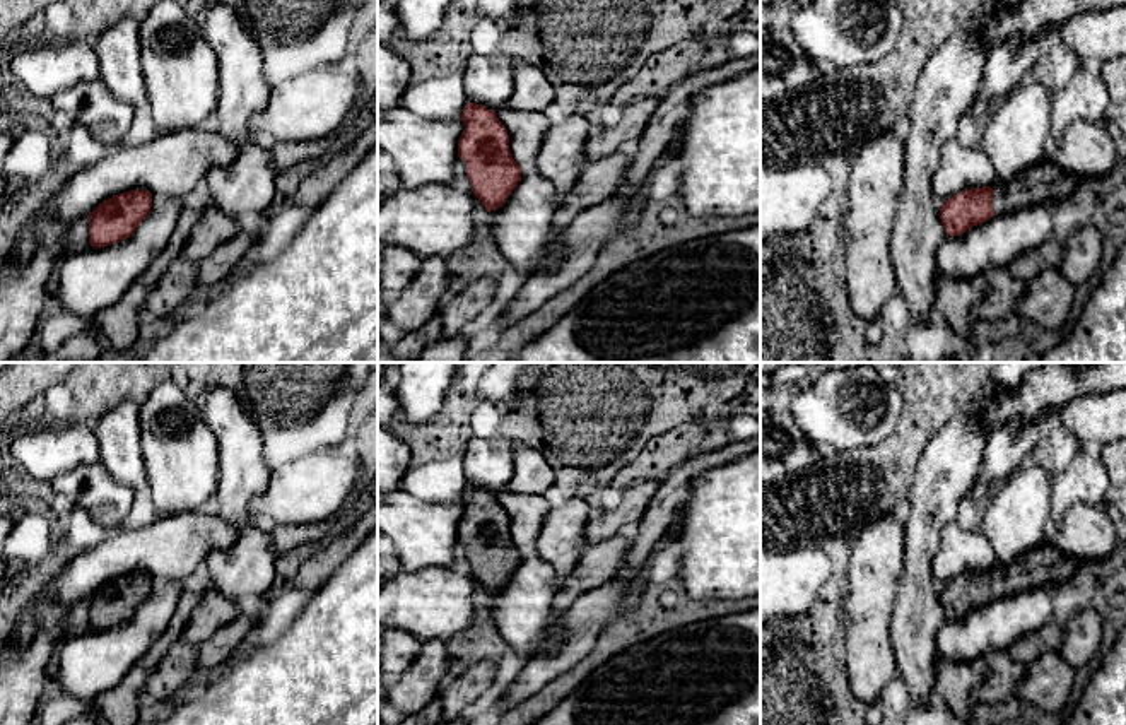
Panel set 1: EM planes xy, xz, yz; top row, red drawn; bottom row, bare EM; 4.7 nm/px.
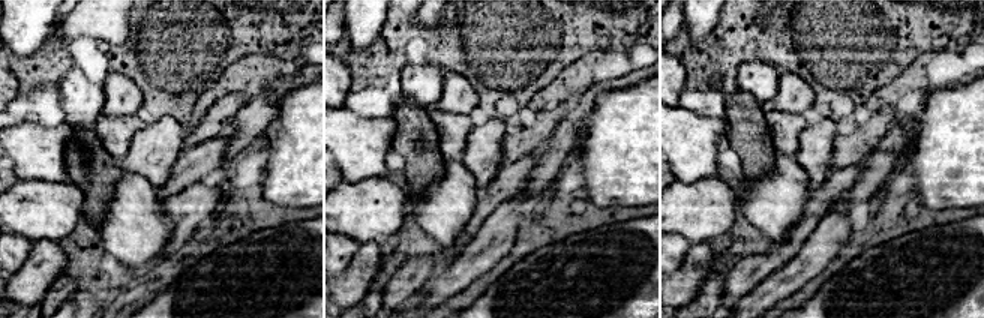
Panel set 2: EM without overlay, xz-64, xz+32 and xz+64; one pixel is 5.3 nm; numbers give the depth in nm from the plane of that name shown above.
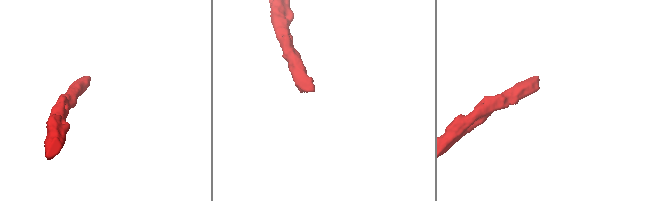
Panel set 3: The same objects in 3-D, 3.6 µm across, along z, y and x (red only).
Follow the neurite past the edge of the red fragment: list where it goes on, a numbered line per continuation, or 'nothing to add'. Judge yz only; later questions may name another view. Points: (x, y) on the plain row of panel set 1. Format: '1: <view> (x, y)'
1: yz (1044, 565)

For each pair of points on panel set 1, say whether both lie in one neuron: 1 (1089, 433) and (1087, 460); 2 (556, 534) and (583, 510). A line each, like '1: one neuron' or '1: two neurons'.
1: two neurons
2: one neuron

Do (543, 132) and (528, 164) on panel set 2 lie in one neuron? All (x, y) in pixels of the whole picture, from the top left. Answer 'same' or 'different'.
same

